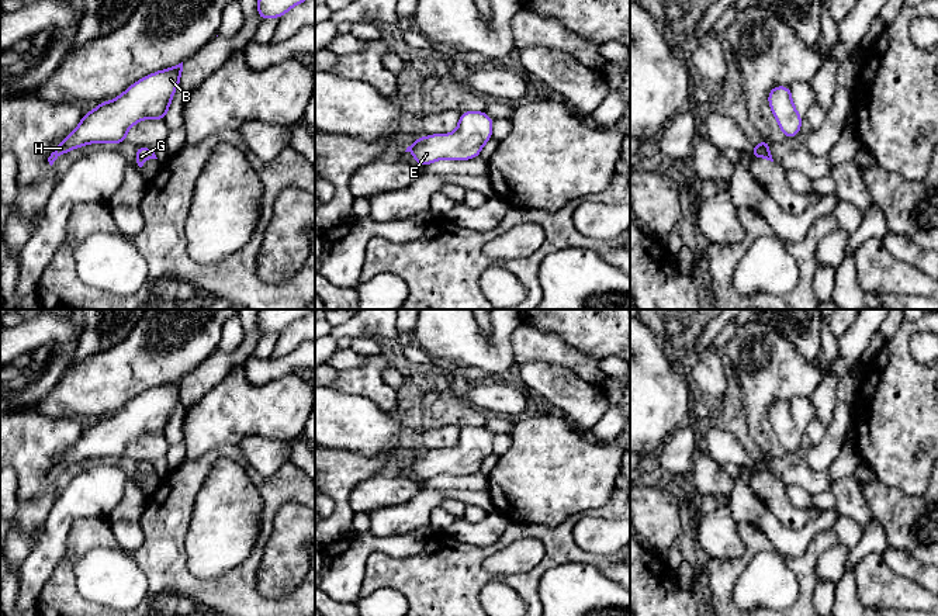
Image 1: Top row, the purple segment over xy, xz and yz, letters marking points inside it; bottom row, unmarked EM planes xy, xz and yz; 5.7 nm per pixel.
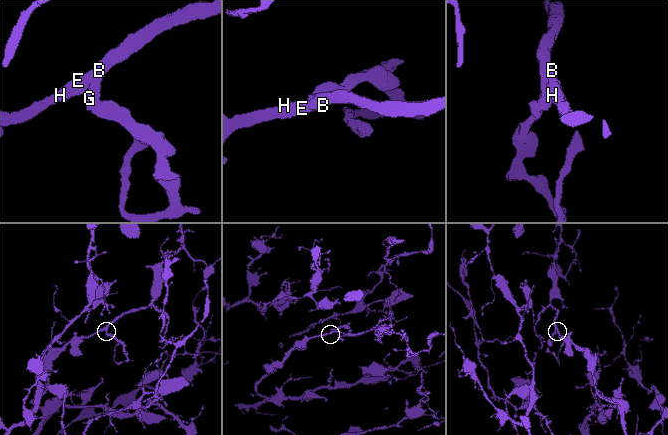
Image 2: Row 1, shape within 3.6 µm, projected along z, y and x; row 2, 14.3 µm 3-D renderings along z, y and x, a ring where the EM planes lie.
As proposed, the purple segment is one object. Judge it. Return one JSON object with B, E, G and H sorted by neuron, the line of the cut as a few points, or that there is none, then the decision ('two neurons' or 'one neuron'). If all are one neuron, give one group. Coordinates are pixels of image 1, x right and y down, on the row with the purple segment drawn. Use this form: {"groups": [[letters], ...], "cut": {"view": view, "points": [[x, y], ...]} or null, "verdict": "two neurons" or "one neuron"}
{"groups": [["B", "E", "G", "H"]], "cut": null, "verdict": "one neuron"}

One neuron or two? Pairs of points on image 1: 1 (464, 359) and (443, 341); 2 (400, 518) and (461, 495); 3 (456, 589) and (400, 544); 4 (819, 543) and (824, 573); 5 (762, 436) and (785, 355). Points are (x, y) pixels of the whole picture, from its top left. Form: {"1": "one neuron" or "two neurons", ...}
{"1": "one neuron", "2": "one neuron", "3": "two neurons", "4": "two neurons", "5": "one neuron"}

